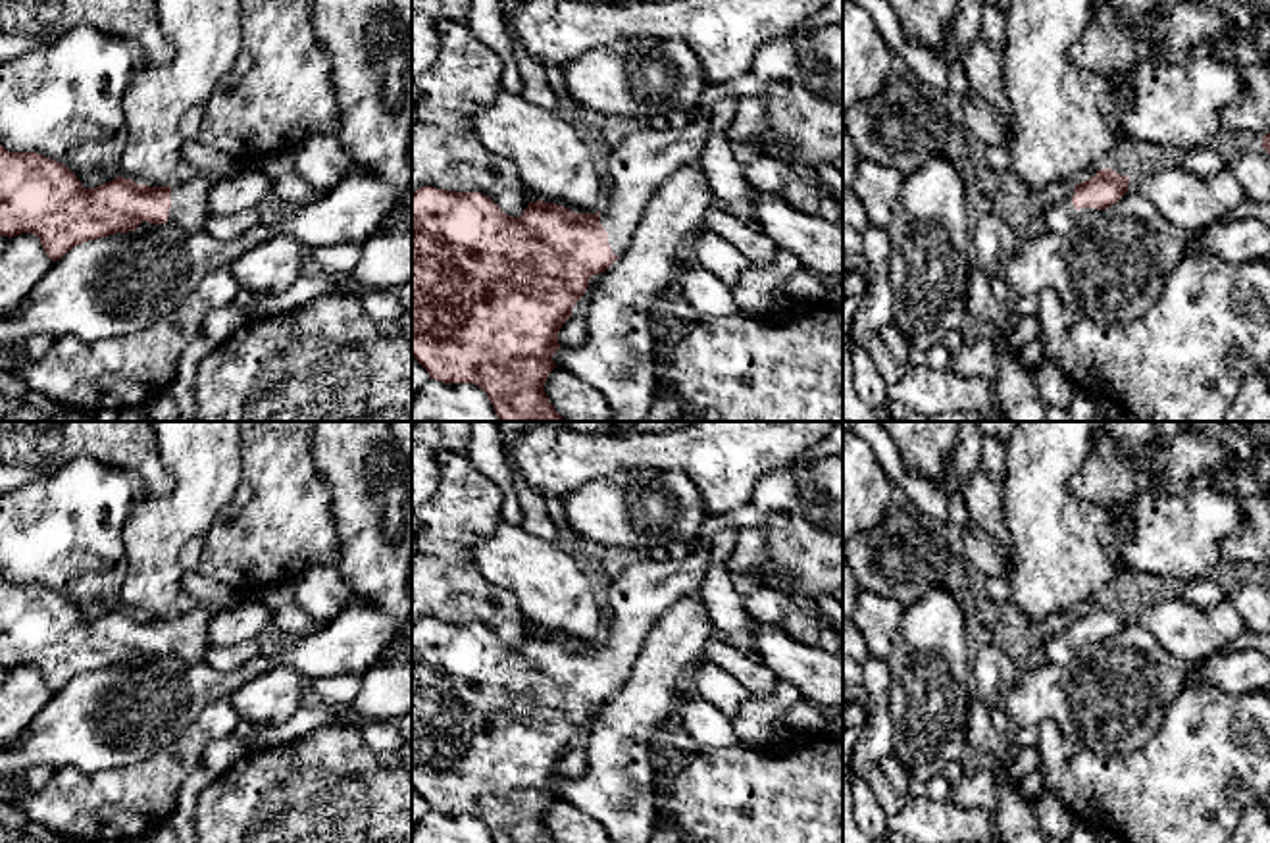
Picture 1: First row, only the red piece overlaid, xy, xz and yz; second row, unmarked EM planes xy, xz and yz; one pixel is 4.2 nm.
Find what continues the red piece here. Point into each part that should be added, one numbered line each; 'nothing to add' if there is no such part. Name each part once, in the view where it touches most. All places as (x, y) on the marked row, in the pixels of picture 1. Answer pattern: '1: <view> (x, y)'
1: xz (641, 162)

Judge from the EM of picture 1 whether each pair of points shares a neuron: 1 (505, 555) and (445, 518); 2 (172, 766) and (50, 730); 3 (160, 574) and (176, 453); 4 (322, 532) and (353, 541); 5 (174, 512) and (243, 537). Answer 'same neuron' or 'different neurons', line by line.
1: different neurons
2: different neurons
3: same neuron
4: different neurons
5: different neurons

